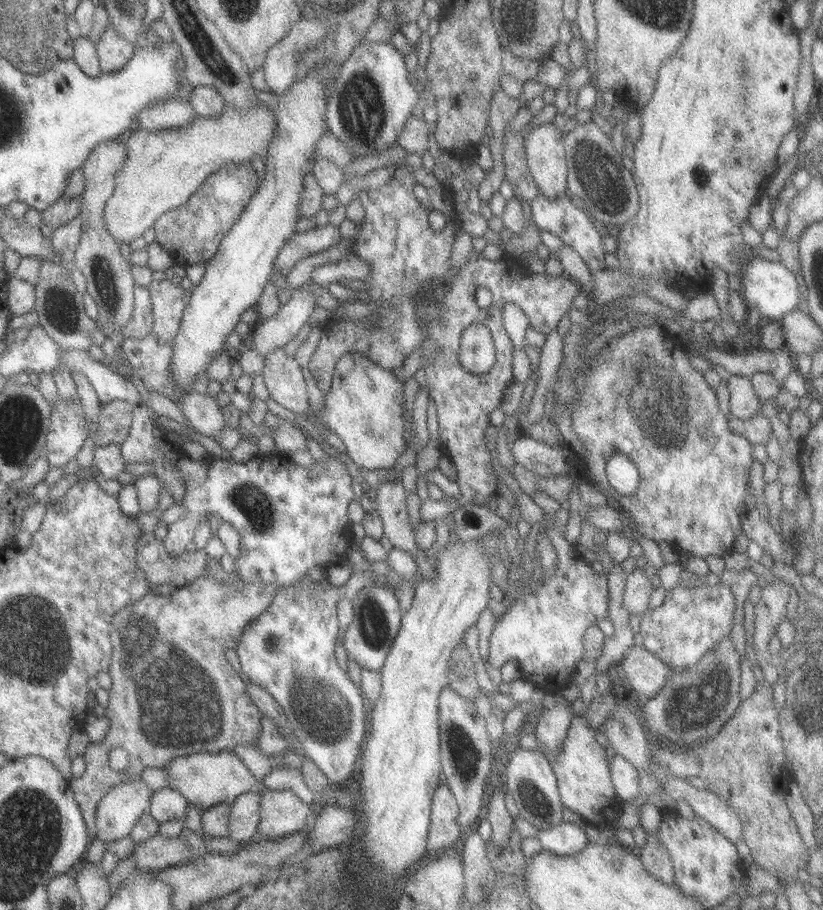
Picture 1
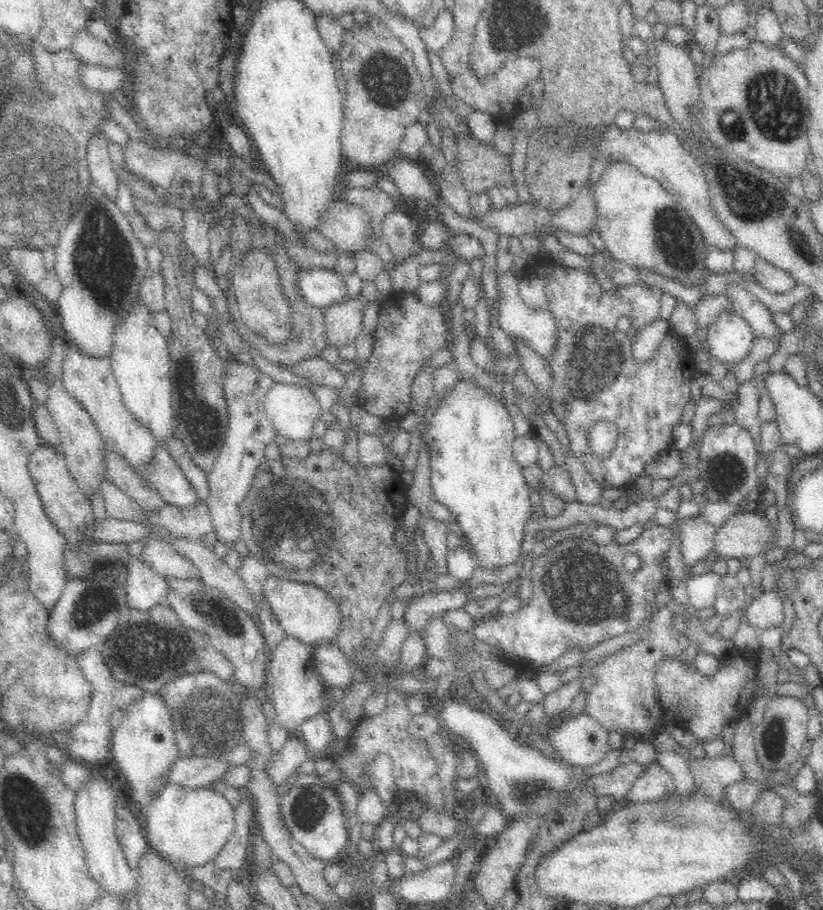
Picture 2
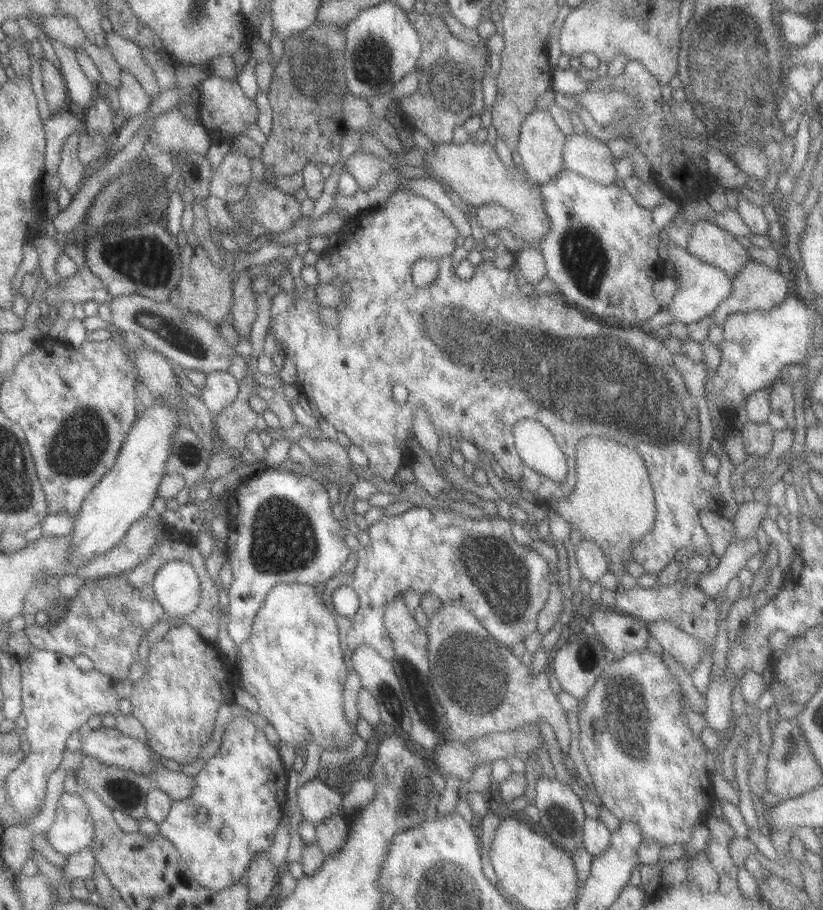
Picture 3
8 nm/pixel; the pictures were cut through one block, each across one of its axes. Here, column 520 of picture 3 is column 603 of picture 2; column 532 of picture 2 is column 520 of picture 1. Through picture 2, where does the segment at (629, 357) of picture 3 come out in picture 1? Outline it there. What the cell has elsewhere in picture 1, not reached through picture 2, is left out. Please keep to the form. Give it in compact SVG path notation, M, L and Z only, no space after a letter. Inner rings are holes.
M422 166L414 169L397 167L386 183L379 188L373 187L370 190L359 191L357 198L359 198L364 213L362 221L359 223L360 238L354 243L352 254L358 256L368 266L368 273L364 278L364 291L368 294L370 302L376 304L376 308L372 315L363 318L362 323L360 323L361 320L352 323L350 320L334 318L323 325L323 333L306 366L321 394L325 395L329 390L330 377L333 374L335 363L348 352L358 352L379 368L393 374L399 373L402 363L412 352L419 354L423 372L427 378L429 397L433 400L437 411L437 426L439 427L437 442L441 446L442 455L455 468L455 484L458 486L460 498L462 502L470 505L484 506L483 504L487 504L491 497L497 494L494 493L496 476L493 474L483 435L487 425L490 424L491 411L500 407L504 390L514 380L512 377L512 344L507 338L500 320L503 303L510 302L517 305L528 318L530 328L547 336L552 330L556 330L557 322L563 316L568 316L571 300L582 288L565 275L552 277L544 273L532 272L525 264L520 264L515 257L509 254L503 255L499 260L487 260L477 254L469 256L461 266L452 267L450 265L451 247L455 233L464 219L455 211L452 194L453 192L448 186L438 183L432 173L425 172ZM414 184L420 184L427 190L425 206L419 204L411 196ZM431 210L438 210L445 217L445 227L439 232L433 231L427 222L427 213ZM479 287L486 288L491 293L491 304L485 309L477 307L474 301L474 290ZM470 324L485 326L494 344L494 363L487 372L481 374L465 371L459 364L456 355L461 333ZM424 338L431 339L432 344L437 346L433 357L427 360L422 358L421 344Z

